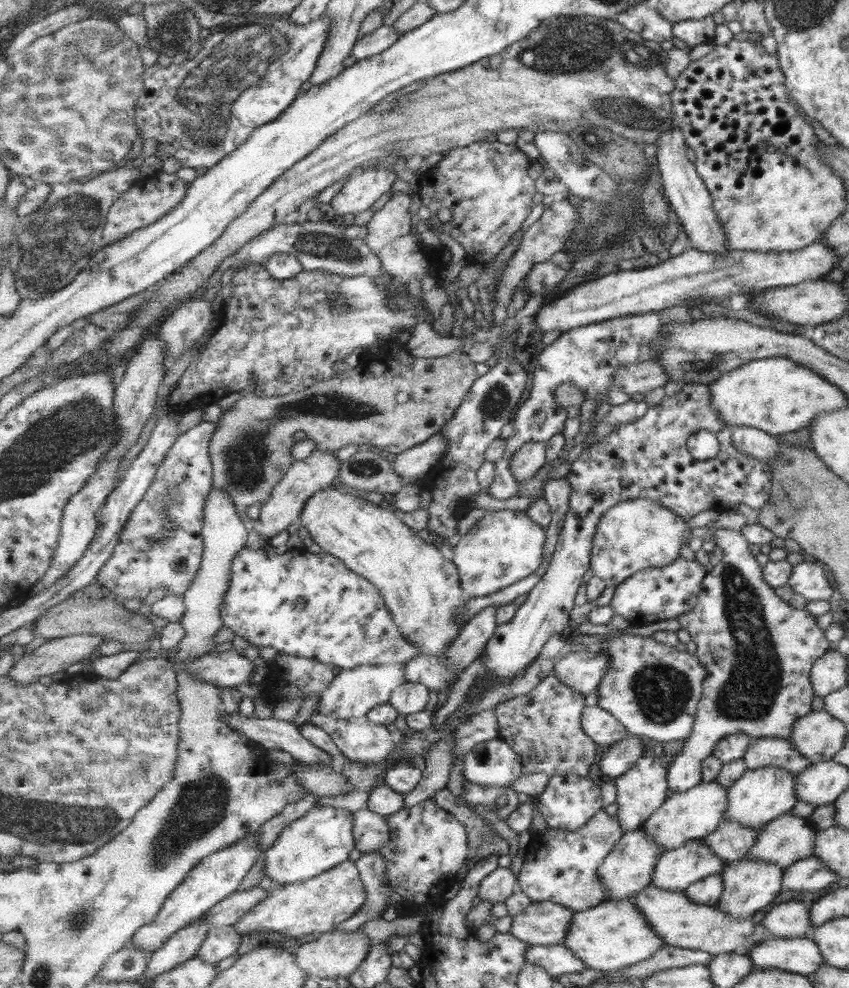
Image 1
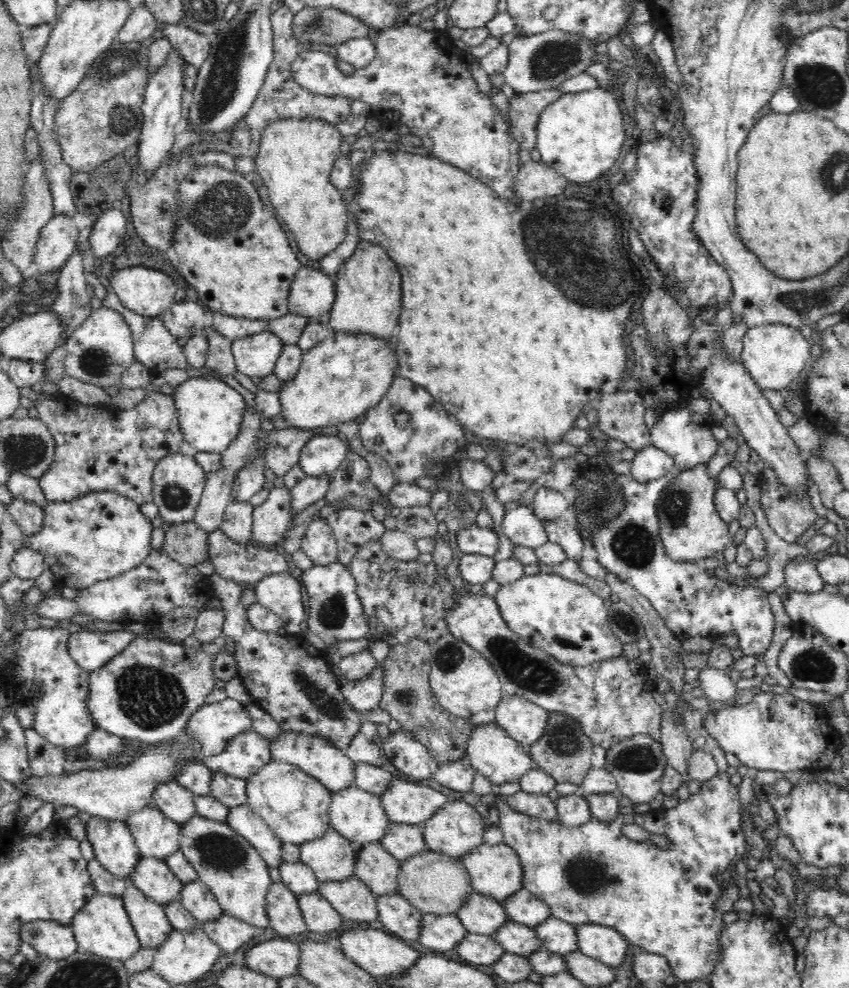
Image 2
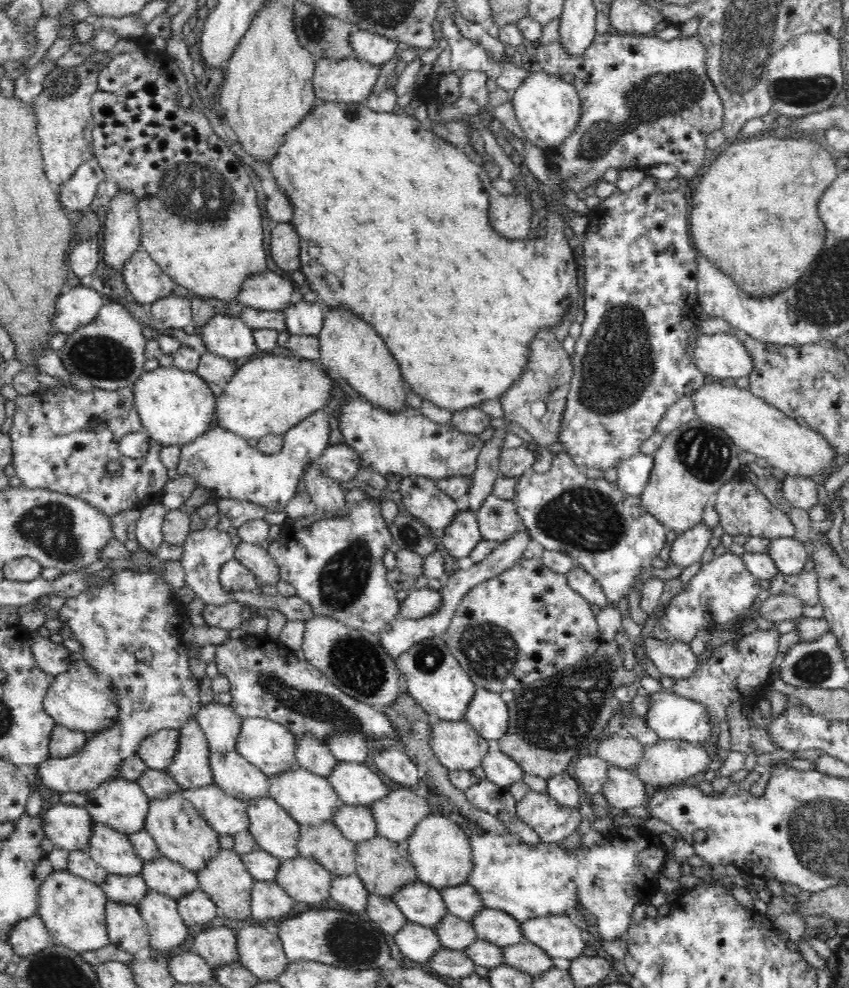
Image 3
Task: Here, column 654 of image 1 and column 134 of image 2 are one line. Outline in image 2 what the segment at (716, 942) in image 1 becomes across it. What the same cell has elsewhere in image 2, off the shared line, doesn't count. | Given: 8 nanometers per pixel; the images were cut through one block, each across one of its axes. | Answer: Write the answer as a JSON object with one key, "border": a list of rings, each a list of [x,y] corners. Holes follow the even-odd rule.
{"border":[[[130,881],[127,882],[122,898],[142,948],[160,948],[160,945],[168,940],[170,932],[175,930],[166,915],[164,905],[148,898]]]}

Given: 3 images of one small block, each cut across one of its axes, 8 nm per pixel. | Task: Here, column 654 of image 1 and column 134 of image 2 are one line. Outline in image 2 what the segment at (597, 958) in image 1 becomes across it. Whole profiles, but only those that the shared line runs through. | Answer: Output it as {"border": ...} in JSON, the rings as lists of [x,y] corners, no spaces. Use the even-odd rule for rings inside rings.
{"border":[[[97,892],[86,902],[82,910],[78,910],[71,925],[76,935],[78,950],[82,953],[92,953],[100,958],[124,963],[124,960],[130,960],[142,948],[138,933],[132,925],[130,915],[124,907],[123,898],[120,896]]]}

